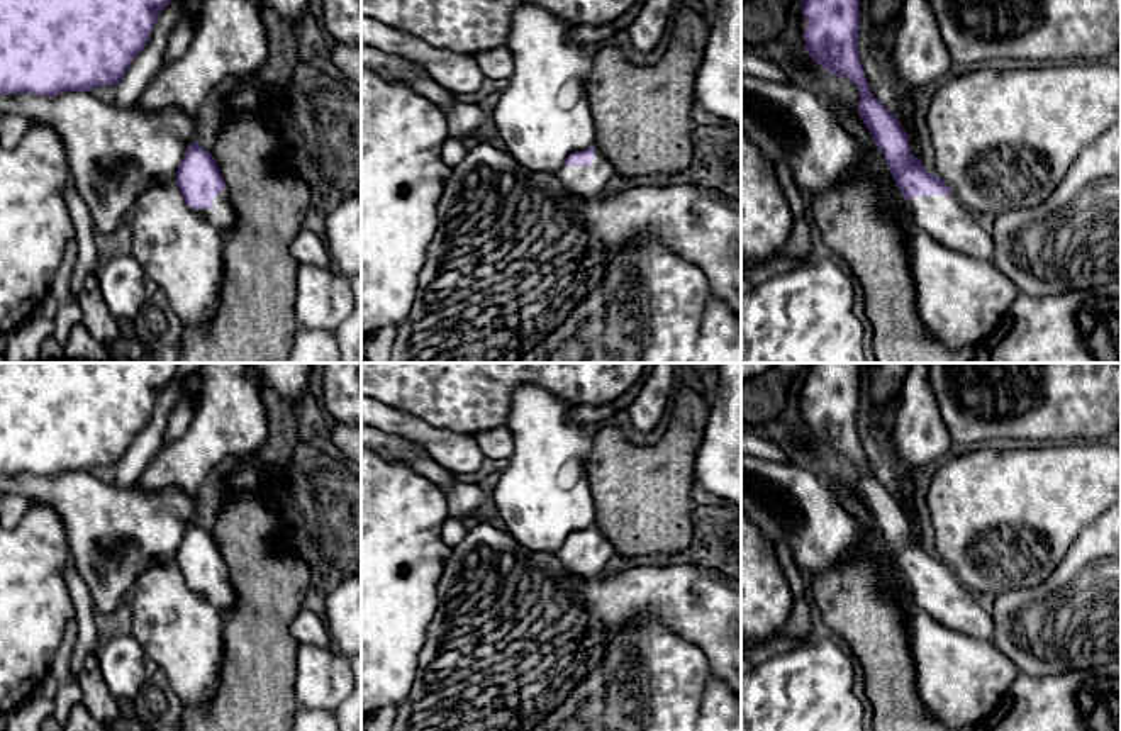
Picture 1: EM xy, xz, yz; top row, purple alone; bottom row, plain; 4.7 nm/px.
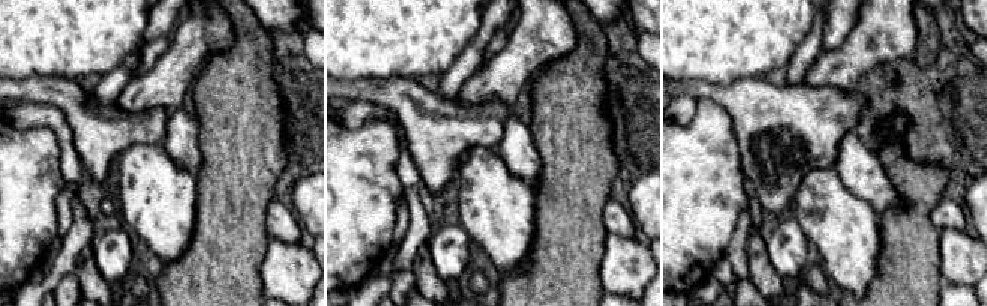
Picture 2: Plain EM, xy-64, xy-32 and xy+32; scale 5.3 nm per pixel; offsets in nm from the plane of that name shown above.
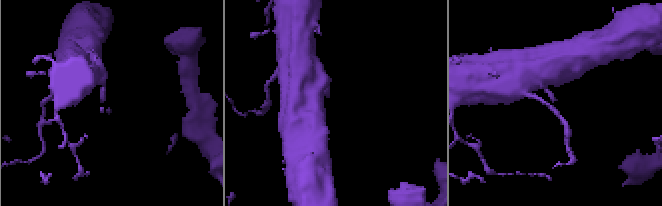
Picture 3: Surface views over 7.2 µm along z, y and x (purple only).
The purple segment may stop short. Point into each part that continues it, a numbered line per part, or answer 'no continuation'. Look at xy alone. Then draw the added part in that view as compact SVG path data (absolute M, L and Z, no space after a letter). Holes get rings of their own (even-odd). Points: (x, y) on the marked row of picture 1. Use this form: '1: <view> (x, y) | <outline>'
1: xy (221, 216) | M227 188L214 197L212 209L193 209L193 212L204 215L220 234L227 232L236 222L236 212Z

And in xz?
1: xz (587, 182) | M599 149L594 153L592 166L561 166L558 171L563 185L585 200L600 198L605 185L616 175L617 171Z

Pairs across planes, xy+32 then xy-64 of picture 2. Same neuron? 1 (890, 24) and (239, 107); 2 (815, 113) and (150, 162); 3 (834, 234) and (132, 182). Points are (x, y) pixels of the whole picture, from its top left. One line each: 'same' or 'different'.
1: different
2: different
3: same

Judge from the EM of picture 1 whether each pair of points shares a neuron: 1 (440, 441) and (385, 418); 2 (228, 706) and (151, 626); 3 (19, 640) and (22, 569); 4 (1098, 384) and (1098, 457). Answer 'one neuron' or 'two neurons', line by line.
1: one neuron
2: two neurons
3: one neuron
4: two neurons

